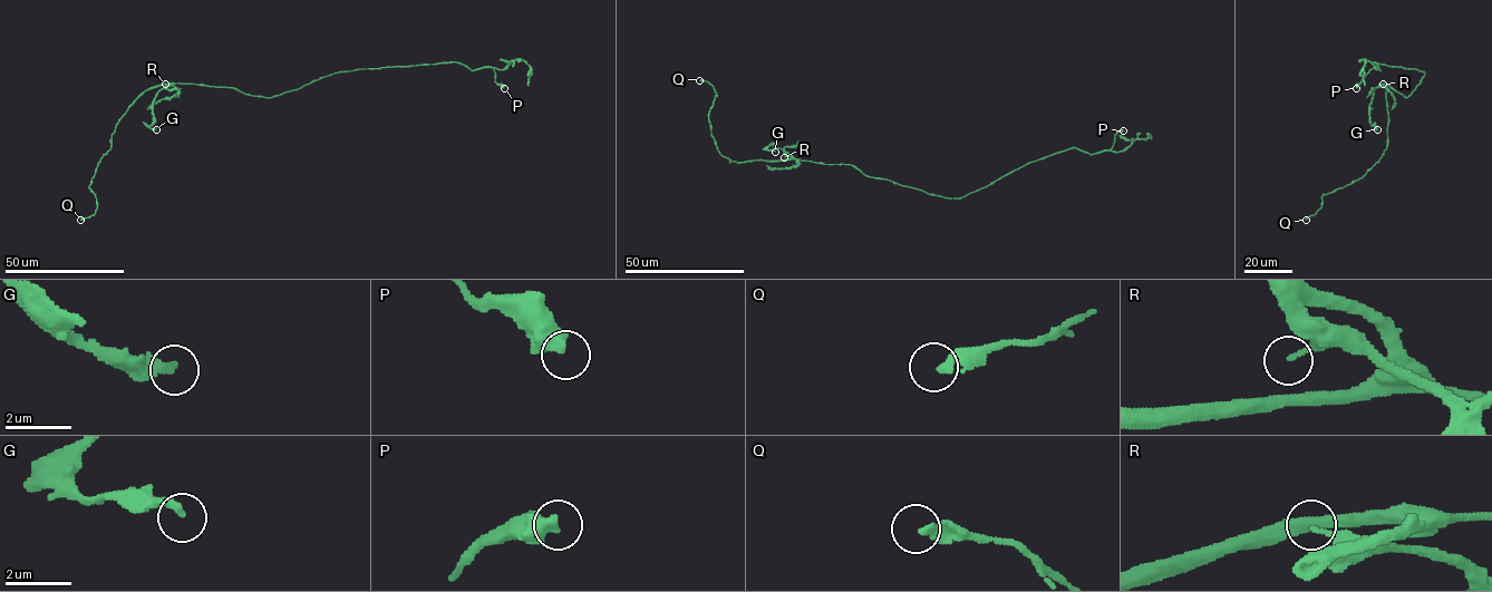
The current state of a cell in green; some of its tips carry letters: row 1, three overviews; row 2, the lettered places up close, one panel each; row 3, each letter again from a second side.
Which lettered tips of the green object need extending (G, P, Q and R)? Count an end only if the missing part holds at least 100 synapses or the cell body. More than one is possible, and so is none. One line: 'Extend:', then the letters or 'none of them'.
Extend: none of them

